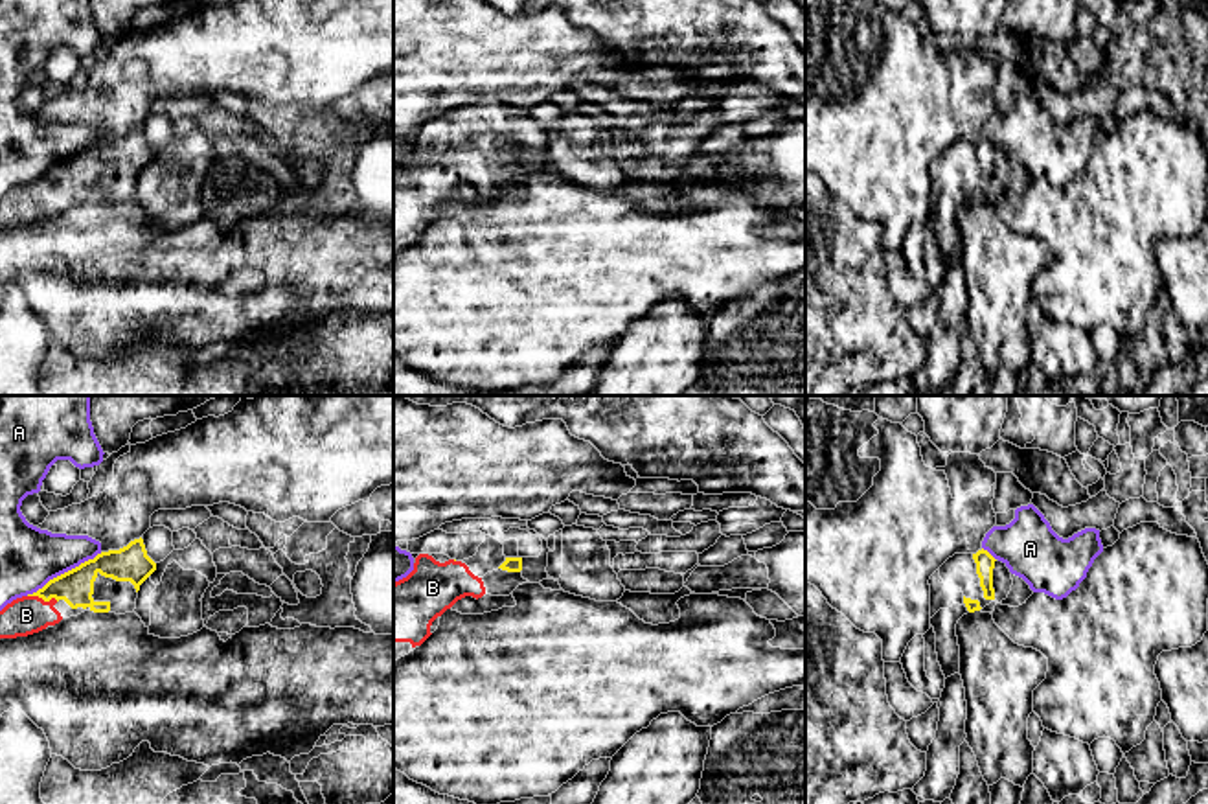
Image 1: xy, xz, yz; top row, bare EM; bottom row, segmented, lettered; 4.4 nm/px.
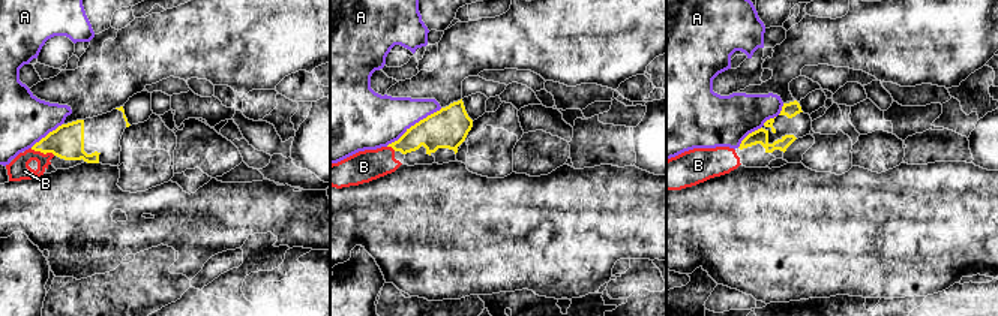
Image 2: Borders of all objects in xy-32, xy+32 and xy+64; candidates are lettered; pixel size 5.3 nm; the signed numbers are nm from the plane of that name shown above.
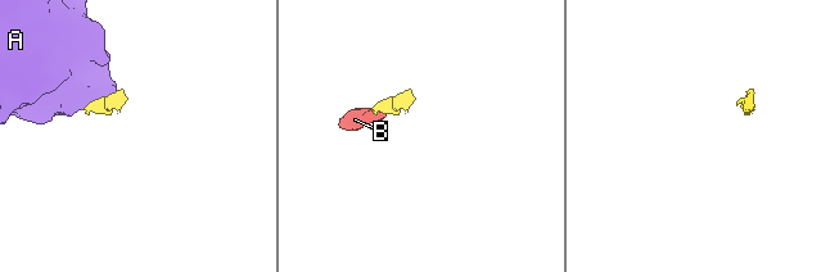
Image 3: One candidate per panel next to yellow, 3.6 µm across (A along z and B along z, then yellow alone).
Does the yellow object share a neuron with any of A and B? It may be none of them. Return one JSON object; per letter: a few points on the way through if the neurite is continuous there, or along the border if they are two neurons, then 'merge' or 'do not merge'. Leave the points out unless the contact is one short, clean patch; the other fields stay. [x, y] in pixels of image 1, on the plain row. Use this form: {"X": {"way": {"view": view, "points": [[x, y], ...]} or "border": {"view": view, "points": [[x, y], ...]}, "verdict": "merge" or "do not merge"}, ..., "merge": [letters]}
{"A": {"border": {"view": "xy", "points": [[102, 140], [26, 183]]}, "verdict": "do not merge"}, "B": {"way": {"view": "xy", "points": [[76, 175], [59, 175], [43, 186], [26, 203]]}, "verdict": "merge"}, "merge": ["B"]}

